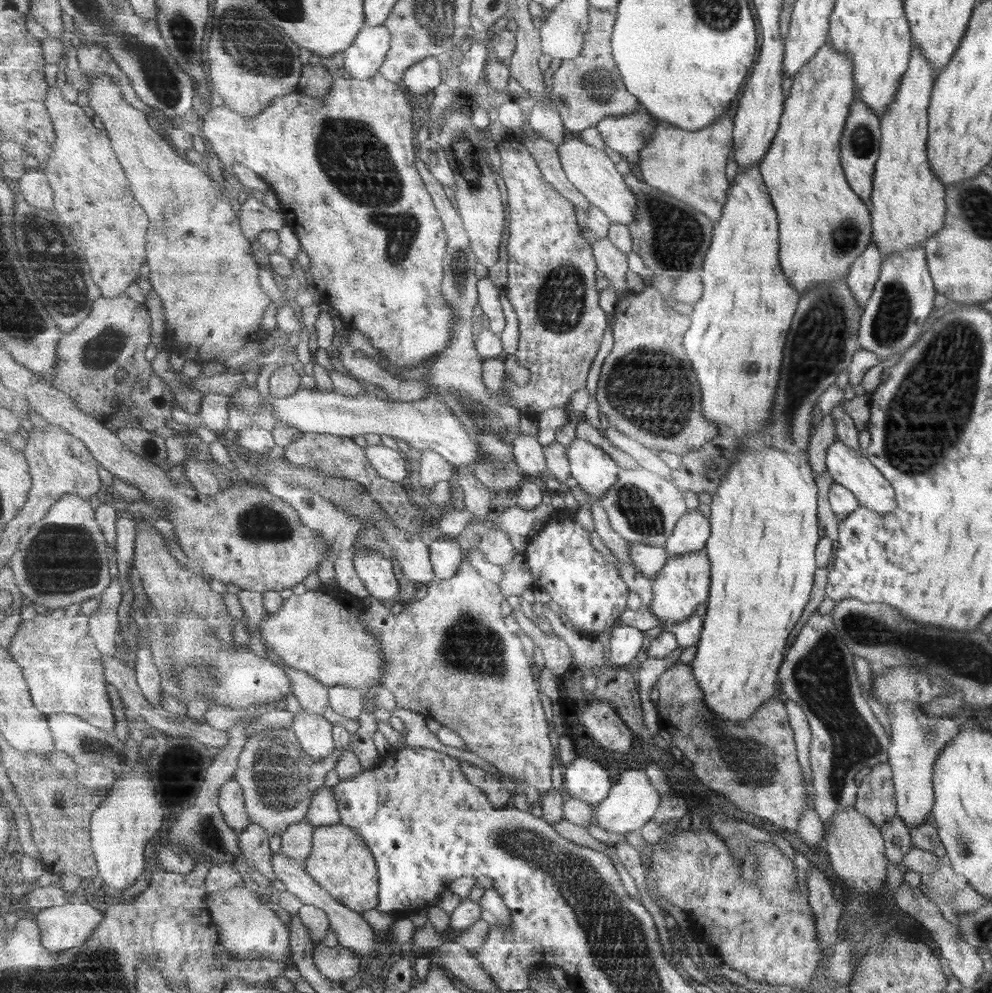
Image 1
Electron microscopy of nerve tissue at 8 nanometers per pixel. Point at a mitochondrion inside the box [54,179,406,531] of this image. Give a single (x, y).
(101, 352)

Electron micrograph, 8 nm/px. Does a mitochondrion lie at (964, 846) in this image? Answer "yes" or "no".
yes

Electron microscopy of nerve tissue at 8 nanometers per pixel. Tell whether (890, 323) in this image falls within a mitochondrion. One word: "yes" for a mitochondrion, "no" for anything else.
yes

